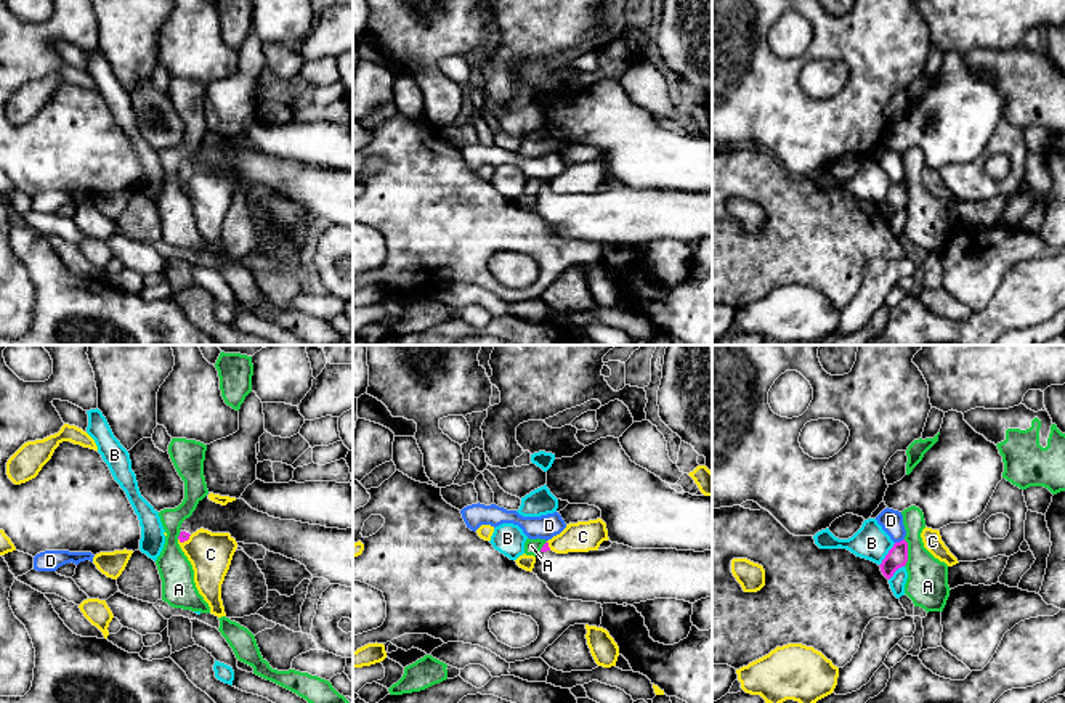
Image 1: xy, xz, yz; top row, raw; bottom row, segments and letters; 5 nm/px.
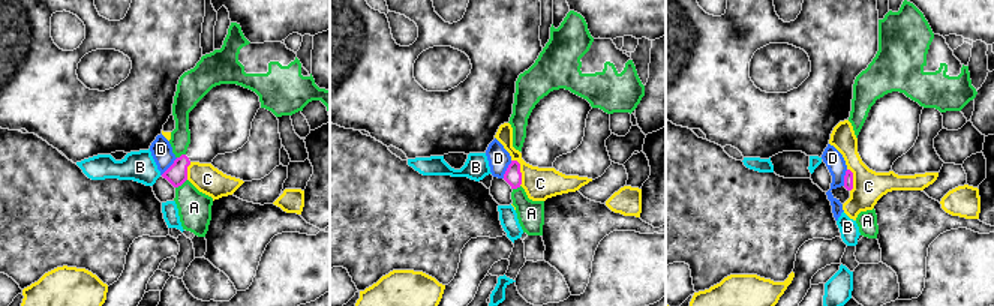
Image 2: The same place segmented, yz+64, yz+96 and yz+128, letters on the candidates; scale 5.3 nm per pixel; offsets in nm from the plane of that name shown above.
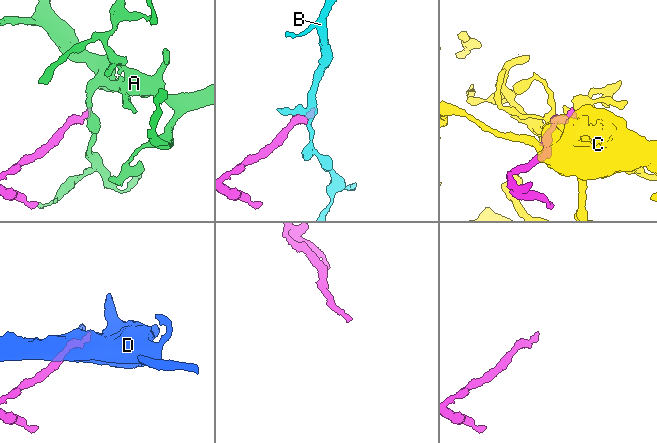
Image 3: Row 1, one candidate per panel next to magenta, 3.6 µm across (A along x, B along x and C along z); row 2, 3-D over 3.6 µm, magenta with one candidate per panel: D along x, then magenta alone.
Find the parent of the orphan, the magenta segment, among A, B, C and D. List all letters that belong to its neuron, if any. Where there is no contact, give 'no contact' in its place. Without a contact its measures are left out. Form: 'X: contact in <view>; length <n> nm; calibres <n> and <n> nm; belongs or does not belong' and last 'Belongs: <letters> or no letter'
A: contact in yz; length 140 nm; calibres 110 and 200 nm; does not belong
B: contact in yz; length 150 nm; calibres 110 and 170 nm; does not belong
C: contact in xy; length 80 nm; calibres 50 and 220 nm; does not belong
D: contact in yz; length 50 nm; calibres 110 and 120 nm; does not belong
Belongs: no letter

